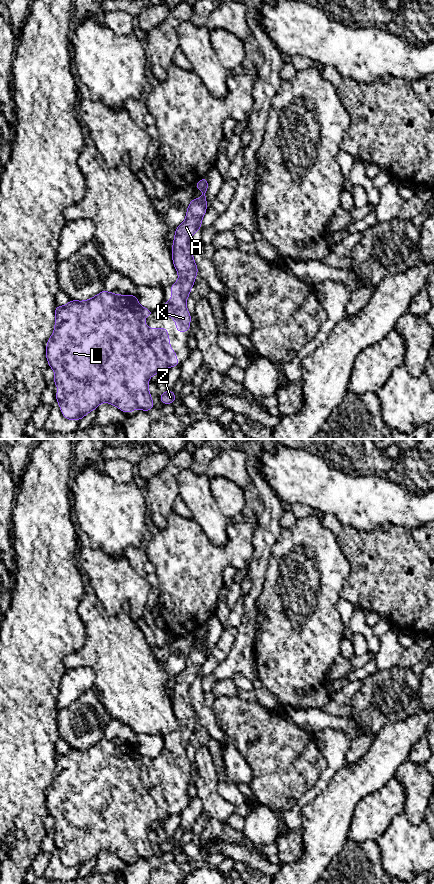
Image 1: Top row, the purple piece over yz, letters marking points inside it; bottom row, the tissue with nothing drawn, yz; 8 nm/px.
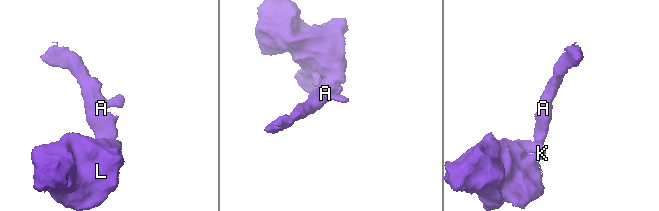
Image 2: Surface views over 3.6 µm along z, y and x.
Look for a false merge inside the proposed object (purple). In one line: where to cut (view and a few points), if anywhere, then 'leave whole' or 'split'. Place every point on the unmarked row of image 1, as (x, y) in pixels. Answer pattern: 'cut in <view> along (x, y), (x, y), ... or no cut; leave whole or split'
no cut; leave whole

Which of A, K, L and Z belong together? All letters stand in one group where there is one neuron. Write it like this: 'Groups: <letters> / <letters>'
Groups: A K L Z

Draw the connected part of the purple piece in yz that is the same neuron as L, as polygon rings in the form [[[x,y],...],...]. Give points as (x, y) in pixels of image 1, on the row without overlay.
[[[103,738],[97,744],[86,749],[70,748],[66,754],[55,755],[55,776],[52,784],[49,786],[46,795],[46,805],[48,813],[55,819],[54,834],[60,835],[59,840],[55,840],[57,851],[60,853],[61,861],[67,868],[81,868],[91,858],[97,858],[102,850],[110,851],[119,856],[124,861],[130,861],[135,856],[149,860],[154,856],[154,852],[148,838],[148,828],[154,822],[158,822],[161,818],[173,814],[180,814],[181,810],[176,807],[176,799],[170,797],[170,787],[168,785],[167,776],[149,777],[143,767],[146,764],[154,764],[154,760],[143,756],[139,751],[136,743],[118,743]]]

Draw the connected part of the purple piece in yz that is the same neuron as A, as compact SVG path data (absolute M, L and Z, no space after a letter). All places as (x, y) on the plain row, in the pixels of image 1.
M207 625L199 628L194 635L200 637L204 642L199 647L191 647L186 660L185 669L176 675L172 695L172 707L174 715L178 720L178 729L170 734L172 746L168 750L163 748L164 755L161 759L176 769L177 780L188 780L191 762L187 759L186 747L190 744L190 737L194 734L196 722L199 720L193 708L190 689L193 682L202 677L201 669L208 658L206 655L208 637Z

